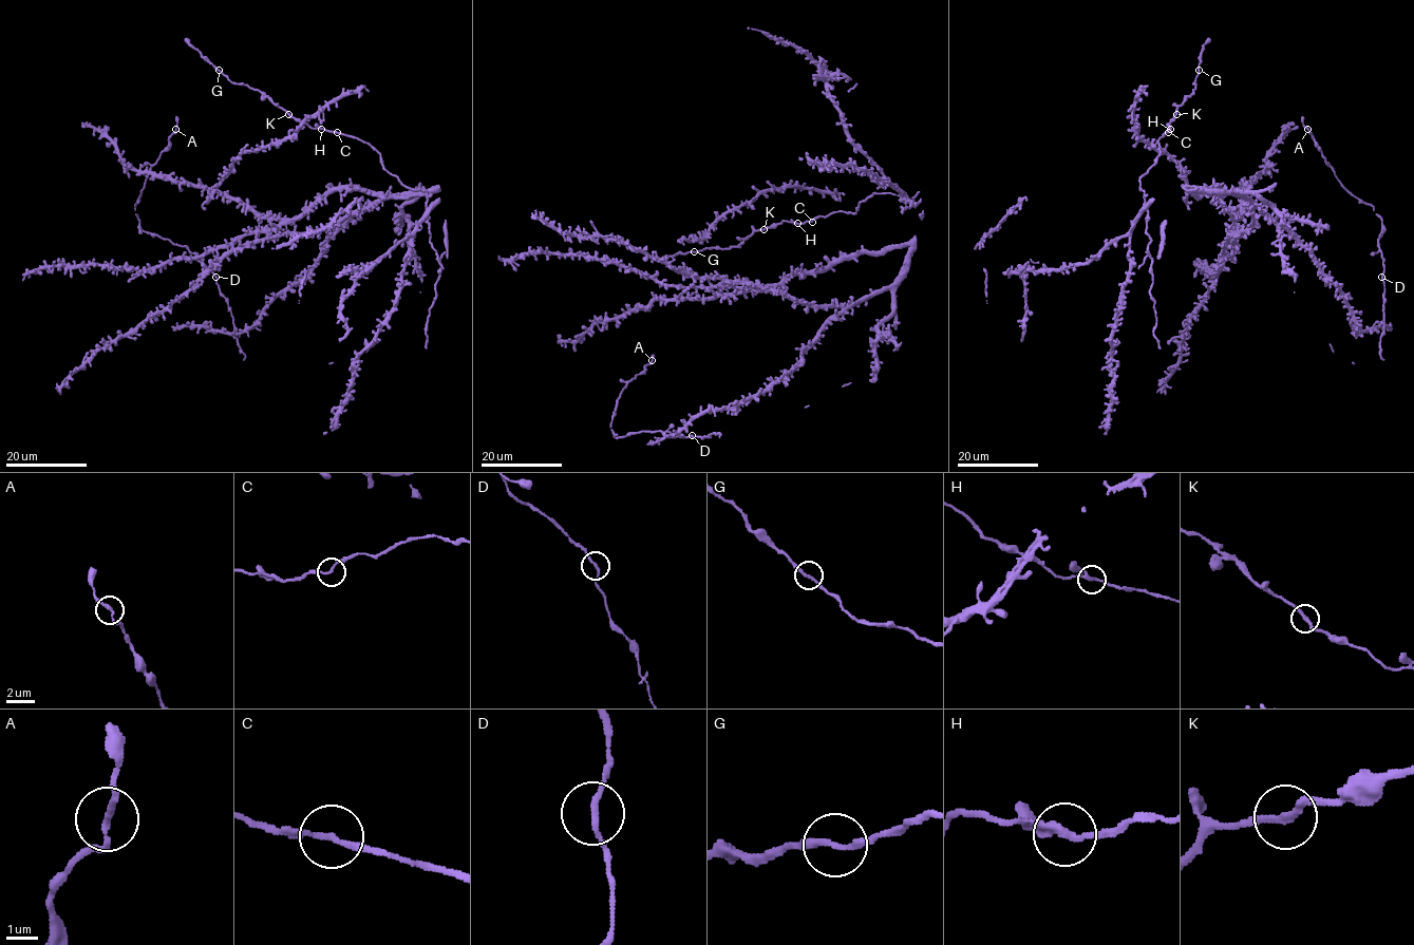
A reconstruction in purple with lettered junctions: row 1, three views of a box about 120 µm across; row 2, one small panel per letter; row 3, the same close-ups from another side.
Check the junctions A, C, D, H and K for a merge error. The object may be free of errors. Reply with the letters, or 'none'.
none

